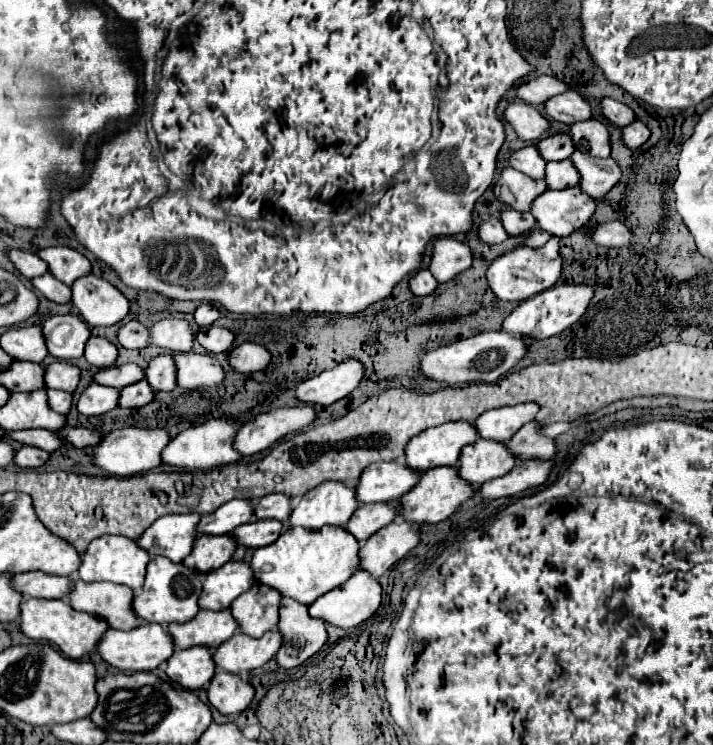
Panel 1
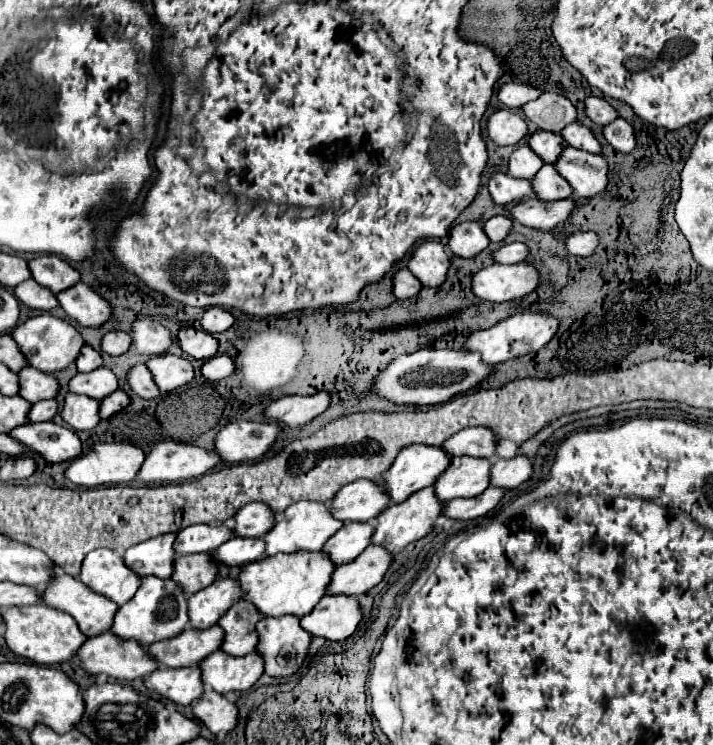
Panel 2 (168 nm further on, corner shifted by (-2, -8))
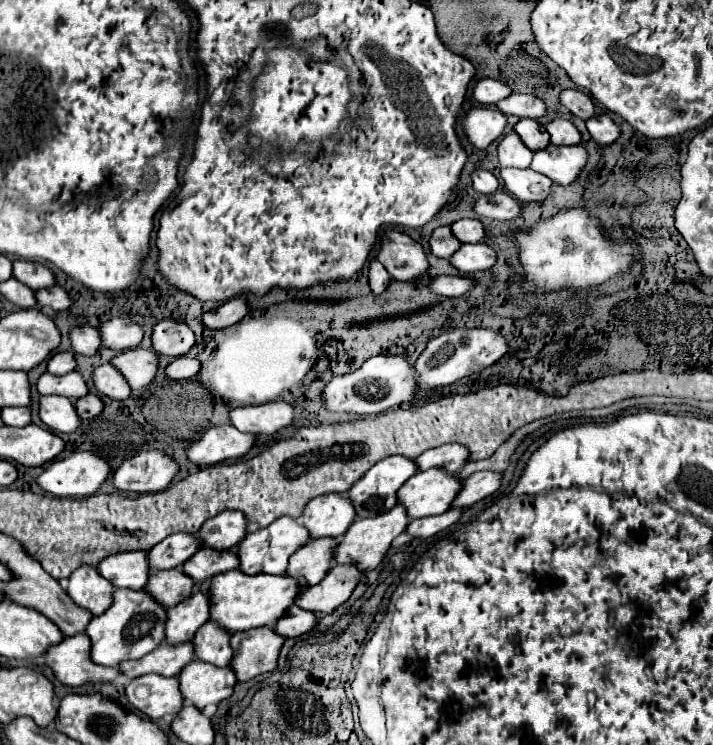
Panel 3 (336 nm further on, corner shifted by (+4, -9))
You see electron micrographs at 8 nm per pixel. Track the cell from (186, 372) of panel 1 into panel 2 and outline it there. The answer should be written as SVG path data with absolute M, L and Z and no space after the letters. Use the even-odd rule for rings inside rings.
M174 354L152 356L146 362L146 368L150 370L154 384L158 386L158 390L162 394L166 394L174 388L180 388L194 378L194 370L192 370L190 362L186 358L180 358Z

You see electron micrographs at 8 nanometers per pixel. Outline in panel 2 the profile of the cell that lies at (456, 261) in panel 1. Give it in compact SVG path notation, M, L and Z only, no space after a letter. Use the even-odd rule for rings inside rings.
M422 242L412 252L406 268L420 280L422 286L438 286L446 280L450 256L440 242Z

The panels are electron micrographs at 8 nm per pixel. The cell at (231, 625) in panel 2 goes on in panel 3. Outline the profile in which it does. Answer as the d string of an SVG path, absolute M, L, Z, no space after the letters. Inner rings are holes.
M208 621L204 627L196 631L194 645L196 645L196 659L212 663L216 667L228 667L232 661L232 633L220 629L214 621Z

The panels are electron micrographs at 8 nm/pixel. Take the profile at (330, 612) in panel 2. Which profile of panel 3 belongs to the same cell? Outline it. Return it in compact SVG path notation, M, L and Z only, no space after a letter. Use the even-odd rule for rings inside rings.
M290 607L288 613L274 625L274 629L284 637L300 637L304 633L310 633L318 625L318 617L312 611Z

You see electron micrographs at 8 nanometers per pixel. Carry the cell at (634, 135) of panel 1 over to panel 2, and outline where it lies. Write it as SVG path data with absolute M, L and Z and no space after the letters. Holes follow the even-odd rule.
M618 118L618 120L610 122L610 124L606 124L606 126L602 128L602 132L604 132L606 142L608 142L616 152L632 152L634 144L636 144L636 138L634 138L632 126L630 126L626 120Z

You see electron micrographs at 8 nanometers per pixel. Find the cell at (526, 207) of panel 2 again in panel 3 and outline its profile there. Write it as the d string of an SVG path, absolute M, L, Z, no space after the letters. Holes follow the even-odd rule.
M498 191L498 193L492 193L492 195L480 197L474 211L482 217L508 221L508 219L514 219L522 211L522 205L512 195Z

